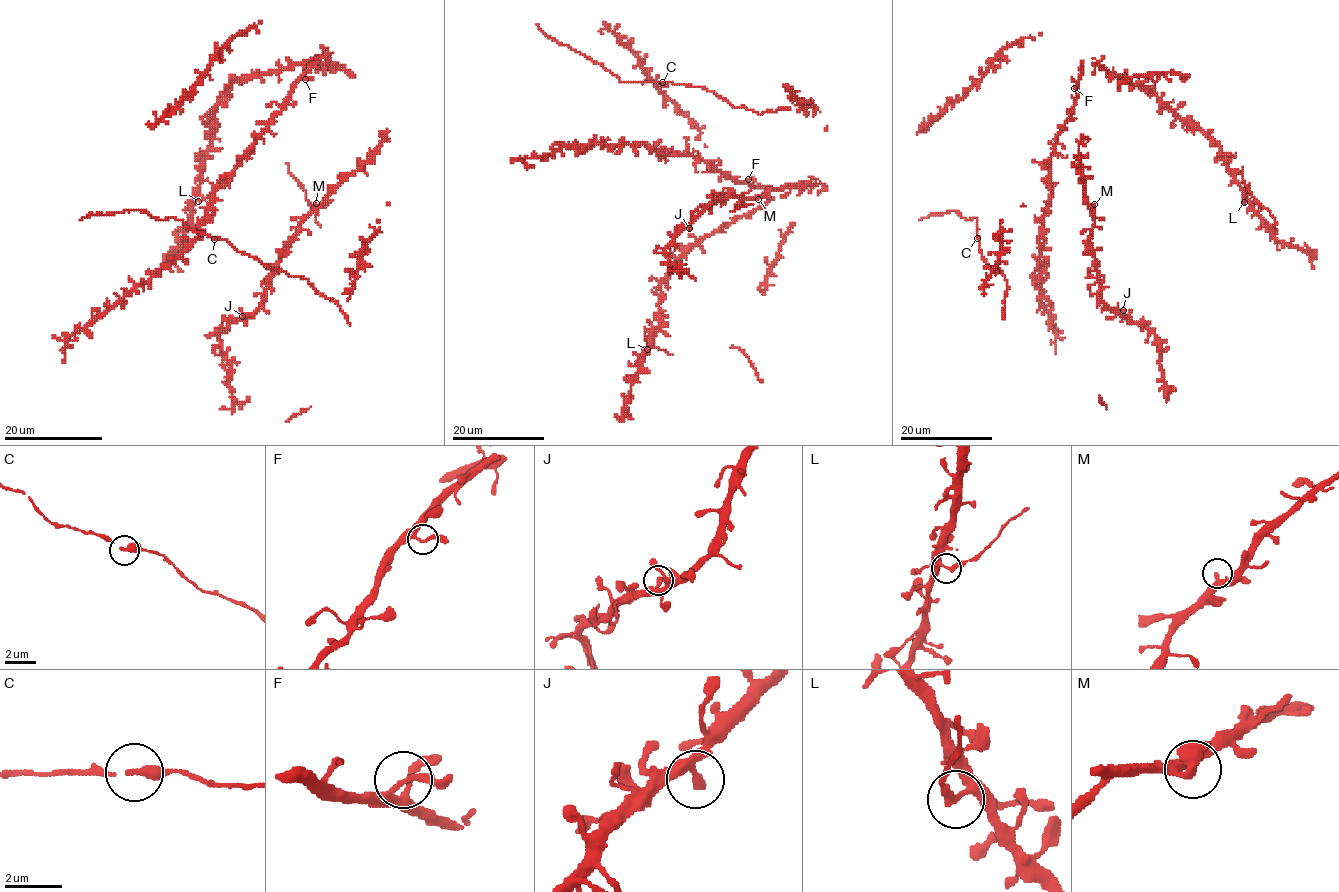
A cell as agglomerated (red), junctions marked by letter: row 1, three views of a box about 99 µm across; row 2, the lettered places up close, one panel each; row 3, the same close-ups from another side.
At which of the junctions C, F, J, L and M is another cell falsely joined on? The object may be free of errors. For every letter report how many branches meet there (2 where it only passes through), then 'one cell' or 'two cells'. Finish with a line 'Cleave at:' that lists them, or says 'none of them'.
C: 2 | one cell
F: 2 | one cell
J: 2 | one cell
L: 2 | two cells
M: 2 | one cell
Cleave at: L

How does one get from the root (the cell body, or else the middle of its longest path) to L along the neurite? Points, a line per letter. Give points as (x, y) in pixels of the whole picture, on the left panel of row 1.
L: (320, 57), (271, 73), (245, 74), (231, 85), (229, 92), (213, 108), (210, 149), (197, 188), (198, 201)

